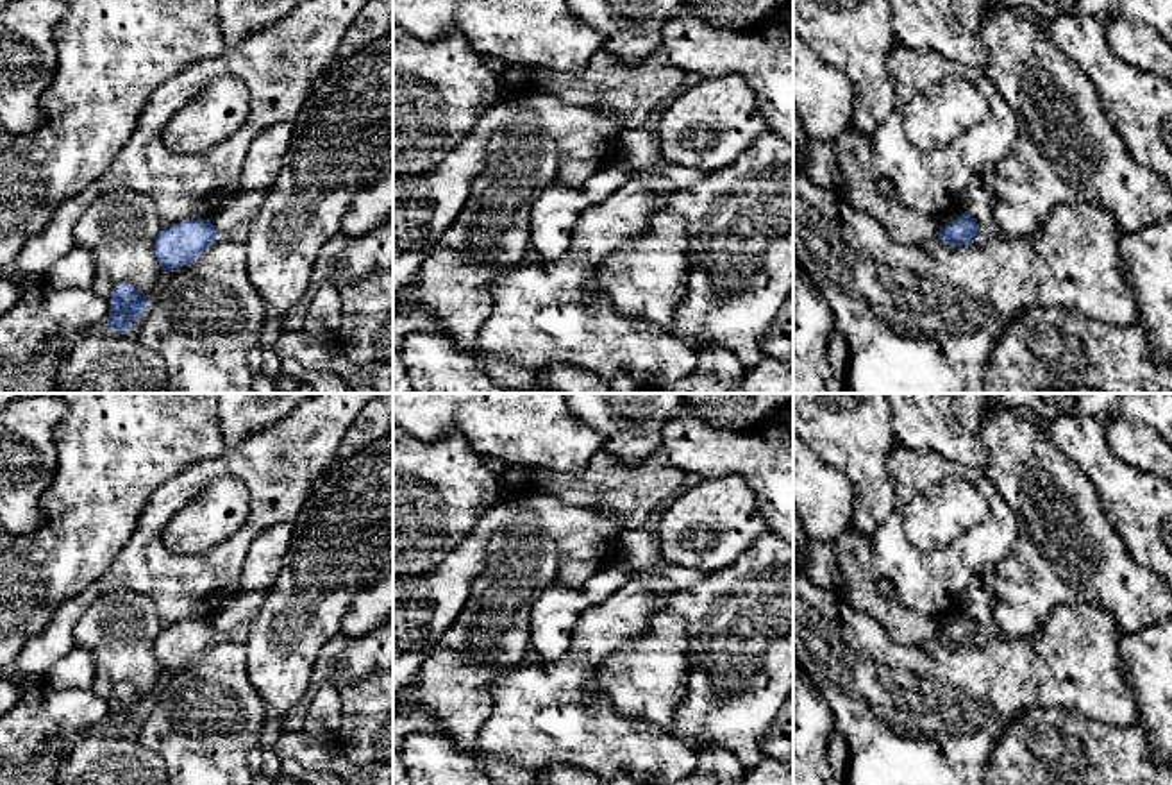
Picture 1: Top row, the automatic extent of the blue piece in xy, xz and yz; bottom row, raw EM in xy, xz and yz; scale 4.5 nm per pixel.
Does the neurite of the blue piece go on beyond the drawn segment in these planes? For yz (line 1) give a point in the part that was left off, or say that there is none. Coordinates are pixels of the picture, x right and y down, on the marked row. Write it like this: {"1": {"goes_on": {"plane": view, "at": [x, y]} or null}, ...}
{"1": {"goes_on": null}}

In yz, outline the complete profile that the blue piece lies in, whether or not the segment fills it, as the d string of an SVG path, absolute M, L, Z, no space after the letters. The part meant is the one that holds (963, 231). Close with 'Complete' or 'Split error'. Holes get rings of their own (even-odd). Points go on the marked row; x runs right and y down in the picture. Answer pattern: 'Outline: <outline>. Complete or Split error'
Outline: M961 213L959 218L945 227L940 227L938 240L947 245L970 245L981 234L975 220Z. Complete

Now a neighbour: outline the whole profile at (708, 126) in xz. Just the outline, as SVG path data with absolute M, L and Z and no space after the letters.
M731 73L702 79L699 84L681 89L661 106L654 132L665 161L707 173L732 165L756 138L766 132L766 122L745 77Z

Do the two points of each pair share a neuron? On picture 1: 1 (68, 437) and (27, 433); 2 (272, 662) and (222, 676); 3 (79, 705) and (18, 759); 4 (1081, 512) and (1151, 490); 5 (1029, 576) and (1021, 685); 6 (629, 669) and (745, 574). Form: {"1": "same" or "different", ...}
{"1": "different", "2": "different", "3": "same", "4": "different", "5": "different", "6": "different"}

